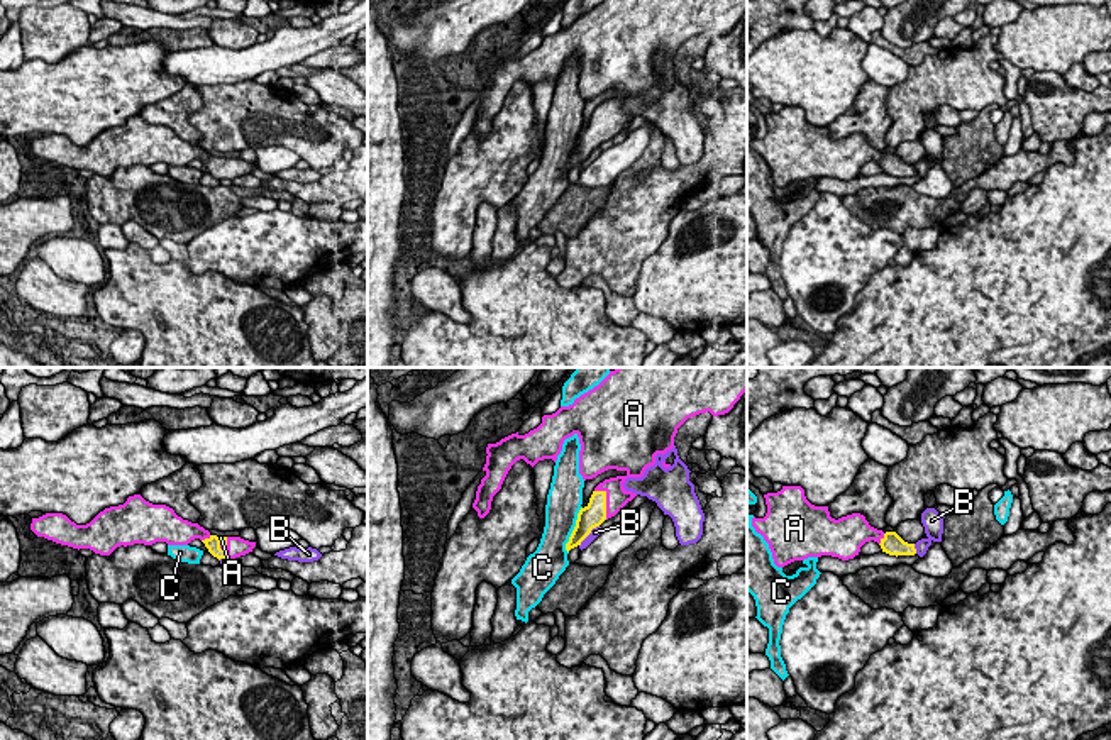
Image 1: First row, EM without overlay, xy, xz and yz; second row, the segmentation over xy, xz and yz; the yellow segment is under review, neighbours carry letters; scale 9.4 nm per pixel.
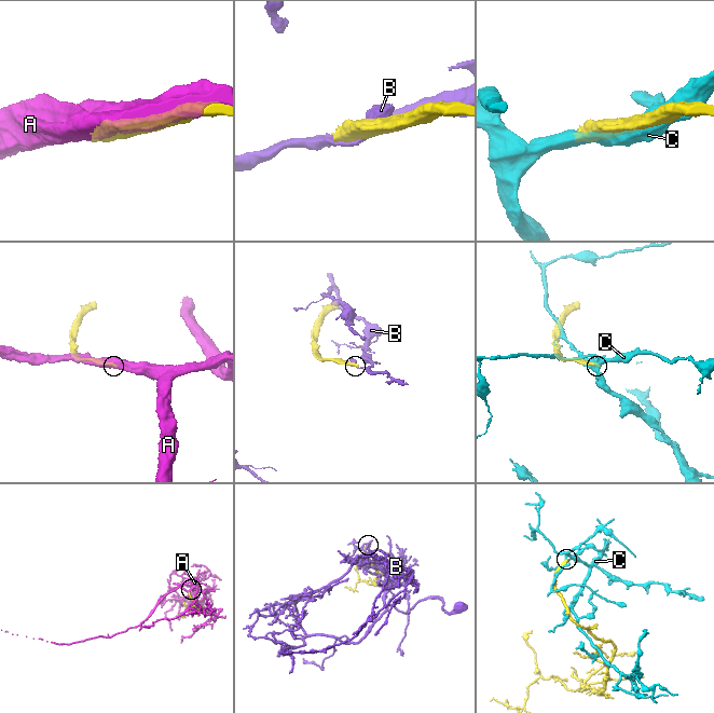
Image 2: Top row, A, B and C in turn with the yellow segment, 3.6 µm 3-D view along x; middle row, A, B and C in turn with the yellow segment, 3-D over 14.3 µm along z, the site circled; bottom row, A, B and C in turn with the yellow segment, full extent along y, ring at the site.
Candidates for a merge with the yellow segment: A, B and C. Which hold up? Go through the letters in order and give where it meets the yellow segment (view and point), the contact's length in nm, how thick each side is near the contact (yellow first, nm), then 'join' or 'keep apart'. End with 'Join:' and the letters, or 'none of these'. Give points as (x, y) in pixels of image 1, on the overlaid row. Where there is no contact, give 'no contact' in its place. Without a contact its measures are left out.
A: meets yellow in xz at (605, 502); contact 320 nm long; 240 nm thick on the yellow side, 200 nm on the other; join
B: meets yellow in xz at (588, 534); contact 280 nm long; 240 nm thick on the yellow side, 90 nm on the other; keep apart
C: meets yellow in xz at (573, 530); contact 460 nm long; 240 nm thick on the yellow side, 320 nm on the other; keep apart
Join: A

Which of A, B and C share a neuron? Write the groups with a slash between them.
A / B / C

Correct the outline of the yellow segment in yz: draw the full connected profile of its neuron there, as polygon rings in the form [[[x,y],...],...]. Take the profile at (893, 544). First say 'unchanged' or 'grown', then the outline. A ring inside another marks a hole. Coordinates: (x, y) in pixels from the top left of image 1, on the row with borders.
grown; [[[782,486],[764,498],[767,513],[764,518],[754,516],[752,527],[769,544],[777,567],[821,555],[848,561],[871,540],[889,555],[916,554],[915,544],[904,542],[896,532],[871,527],[860,513],[832,518],[828,506],[811,505],[801,486]]]

